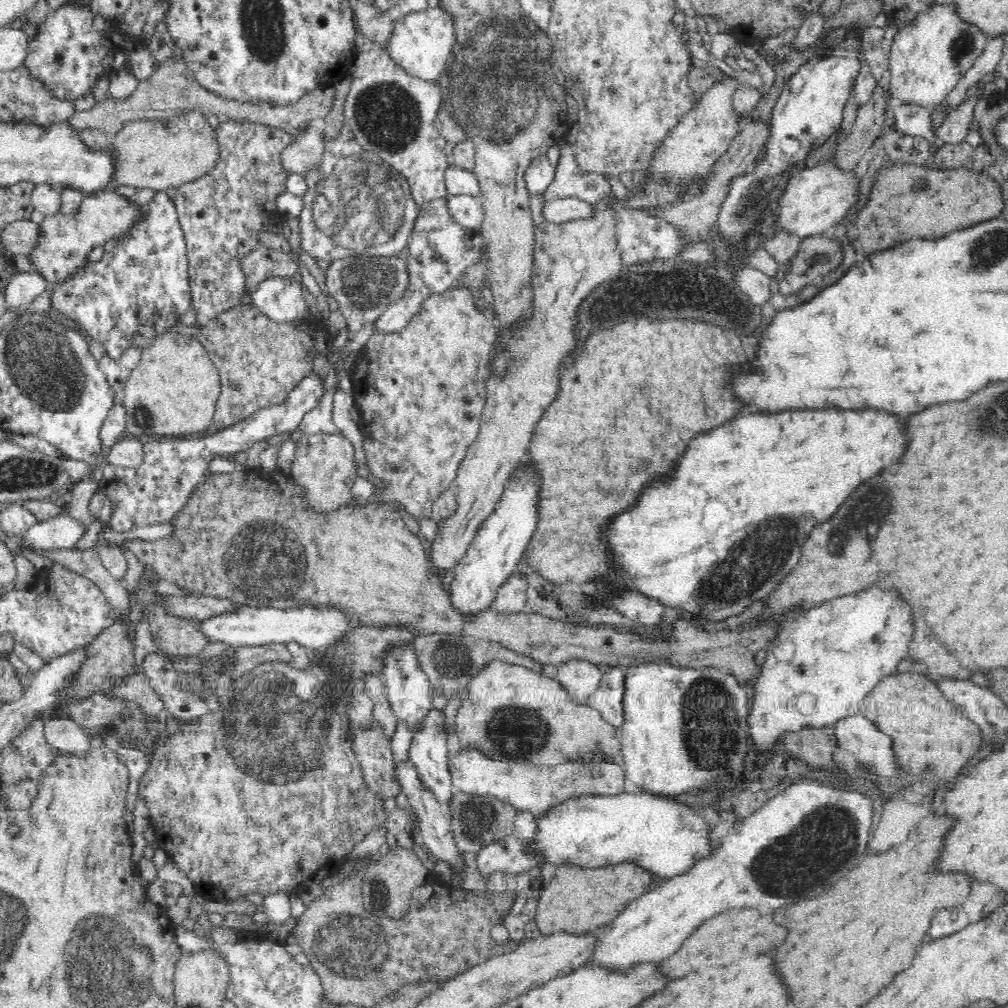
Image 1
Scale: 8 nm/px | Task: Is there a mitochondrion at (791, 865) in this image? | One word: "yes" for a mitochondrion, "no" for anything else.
yes

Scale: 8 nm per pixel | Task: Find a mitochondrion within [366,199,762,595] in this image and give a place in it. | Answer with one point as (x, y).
(717, 281)

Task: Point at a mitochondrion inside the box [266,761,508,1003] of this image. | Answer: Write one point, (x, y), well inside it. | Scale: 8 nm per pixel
(352, 952)

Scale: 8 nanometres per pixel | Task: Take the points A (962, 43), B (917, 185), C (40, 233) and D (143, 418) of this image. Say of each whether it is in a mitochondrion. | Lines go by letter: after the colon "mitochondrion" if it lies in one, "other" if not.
A: mitochondrion
B: other
C: other
D: mitochondrion

